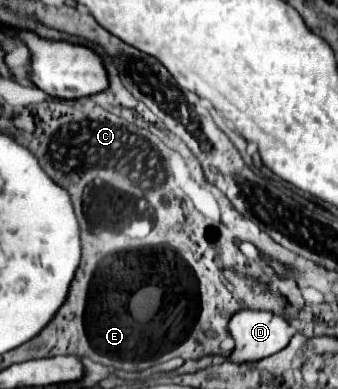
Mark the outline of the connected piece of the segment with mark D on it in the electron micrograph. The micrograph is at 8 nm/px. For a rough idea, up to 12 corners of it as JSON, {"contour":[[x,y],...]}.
{"contour":[[273,311],[231,317],[233,361],[281,351],[293,329]]}

